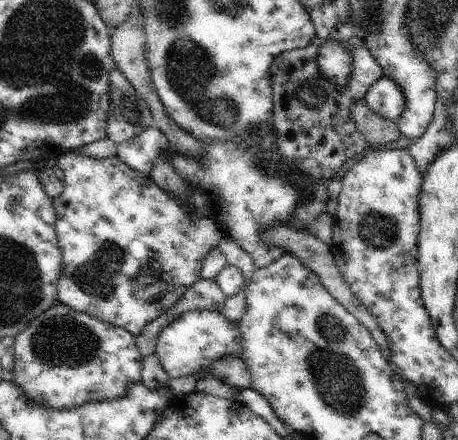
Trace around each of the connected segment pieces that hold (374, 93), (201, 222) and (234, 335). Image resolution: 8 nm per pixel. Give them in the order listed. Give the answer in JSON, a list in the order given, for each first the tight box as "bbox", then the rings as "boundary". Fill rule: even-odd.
[{"bbox":[363,75,406,122],"boundary":[[[384,75],[369,86],[363,99],[374,114],[392,122],[396,122],[406,108],[406,98],[400,86]]]},{"bbox":[52,151,227,336],"boundary":[[[68,151],[58,160],[57,167],[63,170],[65,176],[62,181],[62,184],[64,184],[62,194],[52,200],[56,211],[55,231],[60,243],[60,252],[62,252],[62,269],[57,284],[56,302],[69,306],[76,312],[83,312],[88,314],[88,316],[122,327],[132,336],[138,336],[138,334],[142,334],[142,330],[148,324],[166,314],[192,284],[201,280],[200,271],[206,256],[214,248],[219,247],[222,240],[227,239],[226,232],[222,232],[218,228],[218,224],[204,213],[197,201],[193,199],[189,201],[188,198],[183,200],[171,196],[169,192],[156,185],[150,174],[142,174],[142,172],[132,170],[130,166],[126,166],[117,156],[98,160],[97,158],[88,158],[88,156]]]},{"bbox":[156,310,242,380],"boundary":[[[194,310],[179,315],[160,332],[156,355],[160,359],[160,366],[170,378],[176,379],[188,374],[196,380],[204,380],[212,376],[210,367],[217,360],[229,356],[242,358],[242,334],[240,334],[240,321],[230,322],[224,312],[210,312],[210,310]],[[207,372],[209,372],[207,375]]]}]

